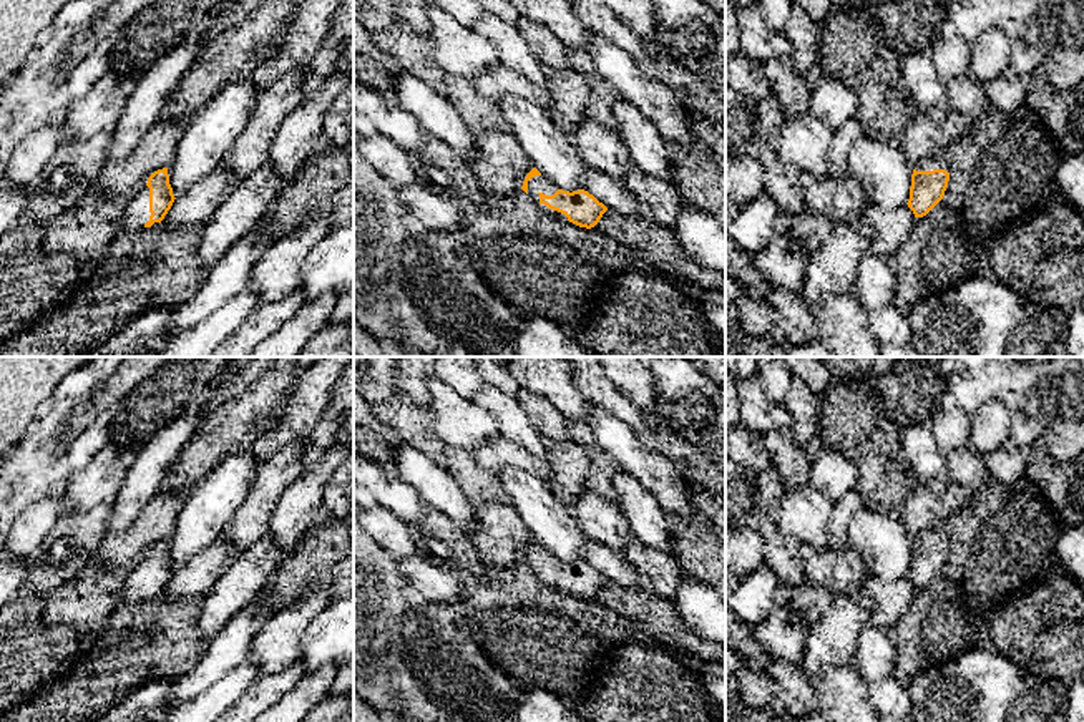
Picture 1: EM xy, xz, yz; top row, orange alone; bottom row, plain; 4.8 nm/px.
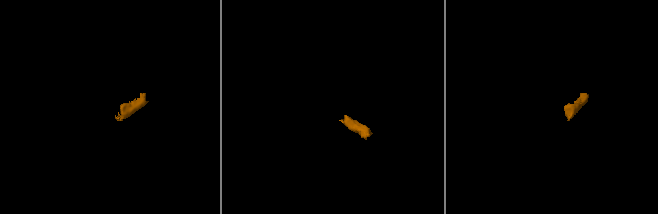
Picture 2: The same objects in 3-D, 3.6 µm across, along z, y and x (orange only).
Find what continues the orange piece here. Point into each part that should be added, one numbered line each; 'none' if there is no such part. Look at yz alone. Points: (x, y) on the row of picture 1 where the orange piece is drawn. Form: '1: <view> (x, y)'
1: yz (930, 161)

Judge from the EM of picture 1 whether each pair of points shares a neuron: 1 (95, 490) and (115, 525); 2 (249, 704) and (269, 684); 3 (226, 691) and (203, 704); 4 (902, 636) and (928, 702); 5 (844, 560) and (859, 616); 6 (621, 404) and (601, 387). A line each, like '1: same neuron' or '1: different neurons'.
1: different neurons
2: same neuron
3: same neuron
4: different neurons
5: different neurons
6: same neuron

